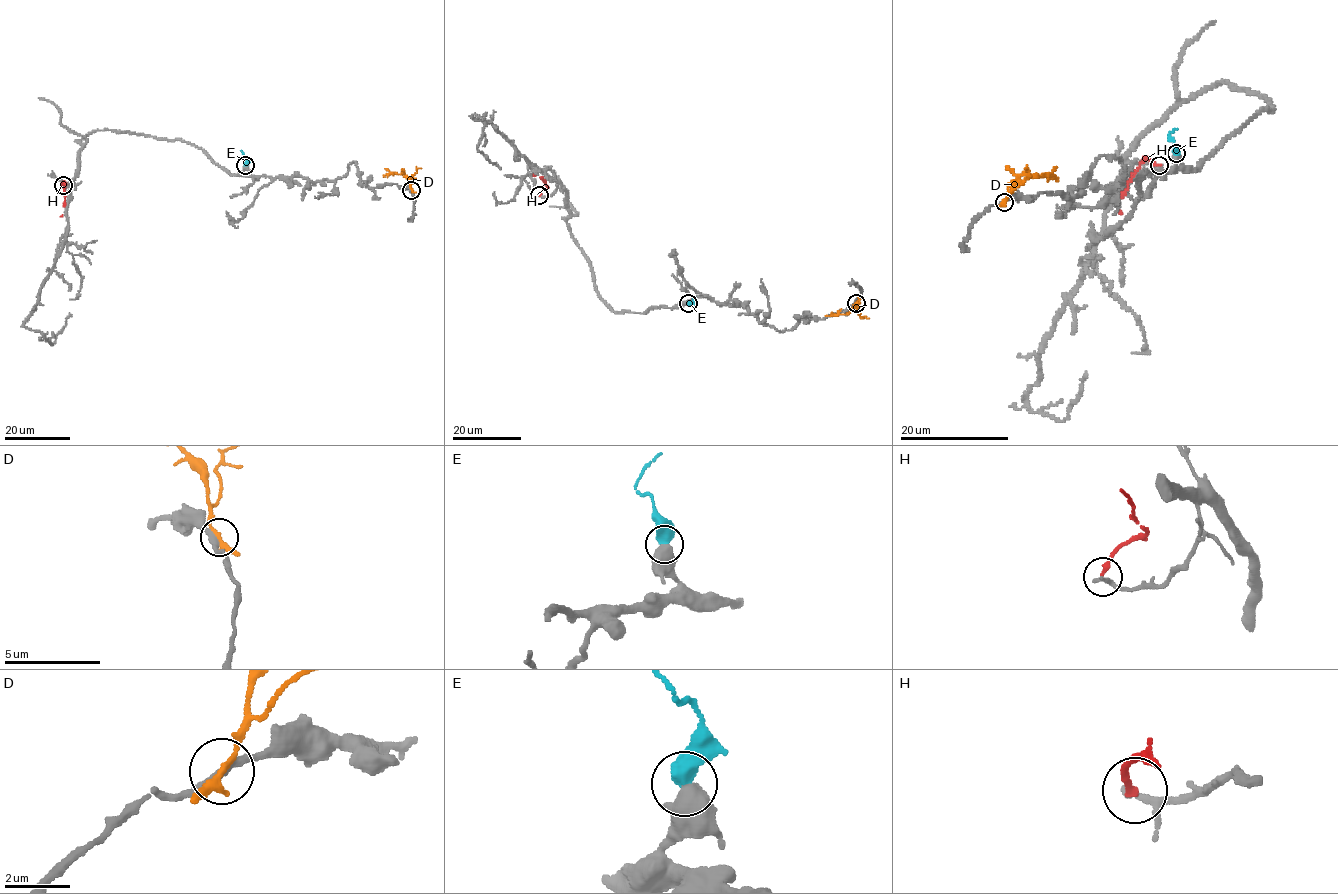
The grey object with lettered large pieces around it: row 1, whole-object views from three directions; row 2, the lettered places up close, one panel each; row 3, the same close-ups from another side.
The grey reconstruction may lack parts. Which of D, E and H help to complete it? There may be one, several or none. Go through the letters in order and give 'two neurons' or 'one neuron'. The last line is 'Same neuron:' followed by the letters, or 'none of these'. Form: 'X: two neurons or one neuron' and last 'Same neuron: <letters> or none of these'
D: two neurons
E: two neurons
H: two neurons
Same neuron: none of these

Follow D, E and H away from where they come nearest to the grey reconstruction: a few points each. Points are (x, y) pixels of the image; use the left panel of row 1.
D: (411, 190), (403, 173), (383, 174)
E: (245, 164), (246, 156), (240, 150)
H: (63, 186), (64, 205), (61, 217)

